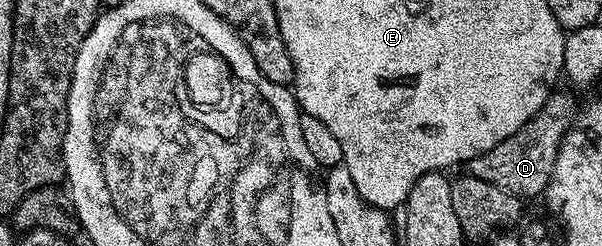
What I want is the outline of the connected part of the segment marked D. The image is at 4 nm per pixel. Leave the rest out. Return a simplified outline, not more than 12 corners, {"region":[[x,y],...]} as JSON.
{"region":[[568,93],[467,172],[521,199],[541,196],[578,116]]}

